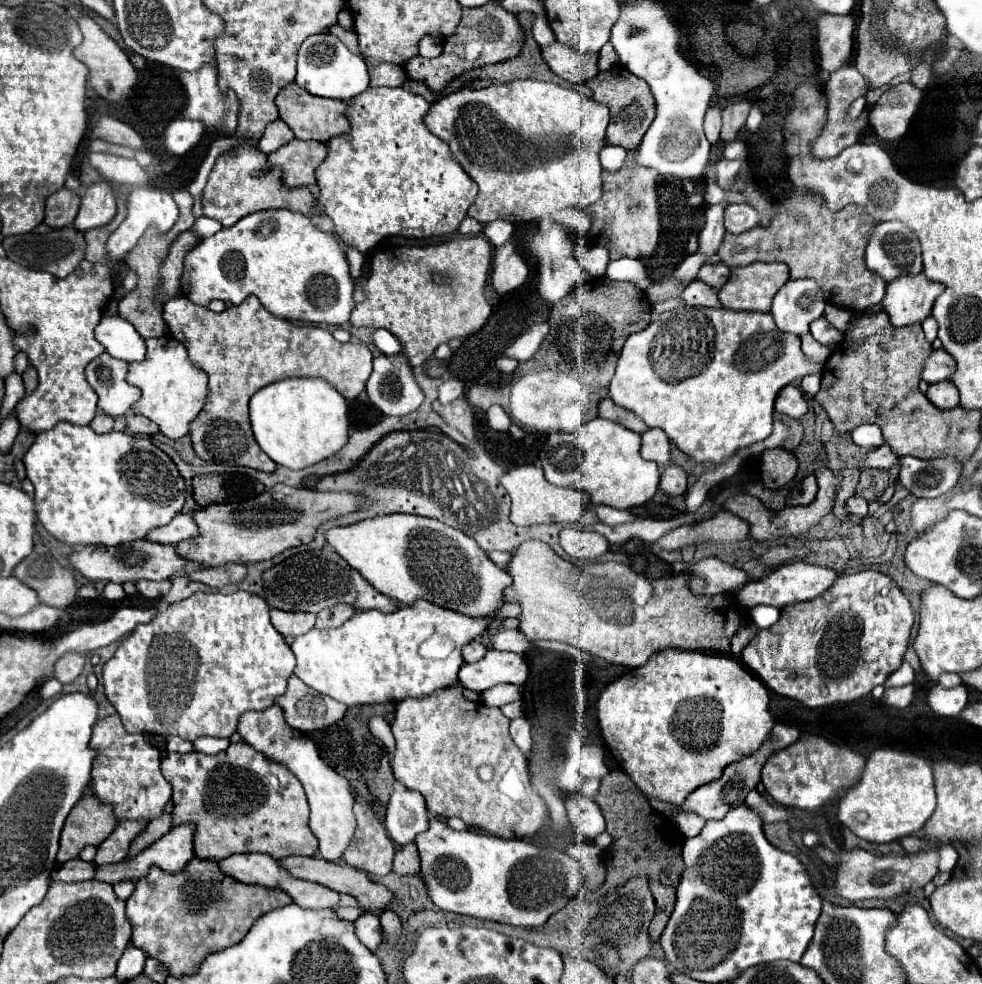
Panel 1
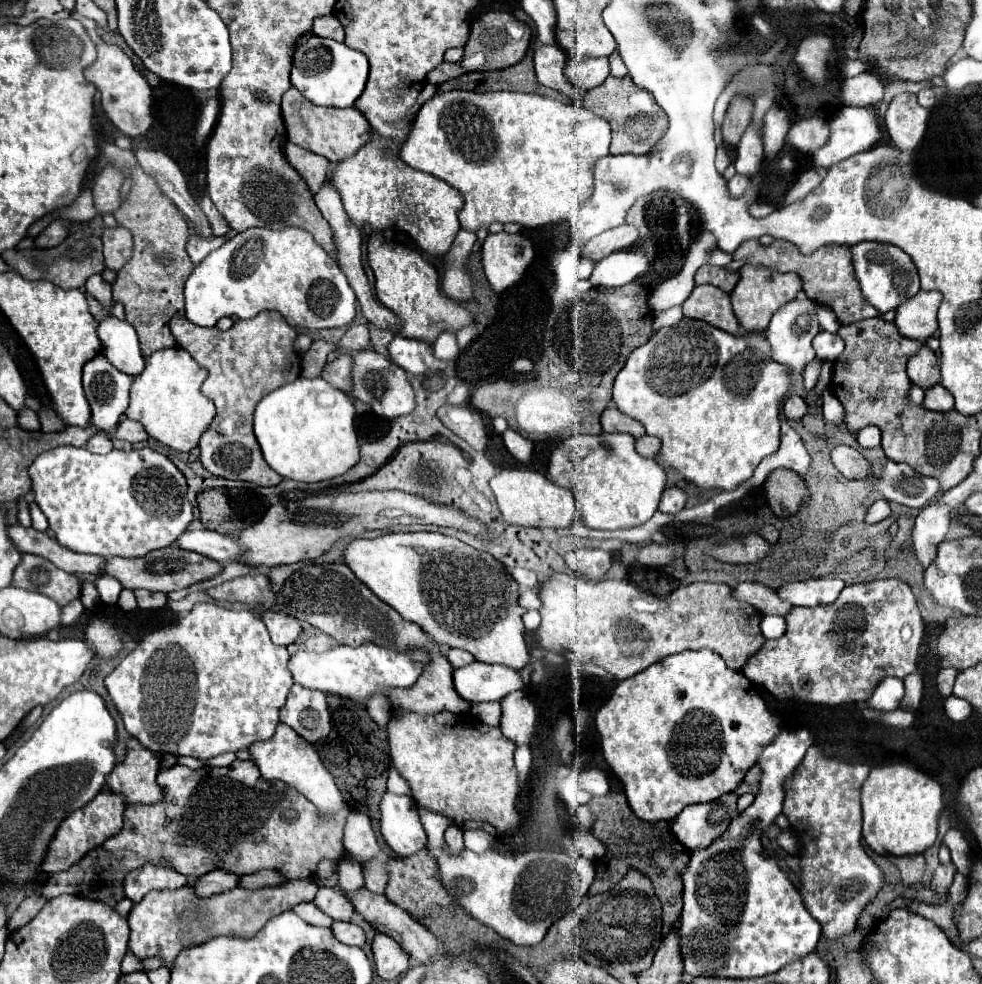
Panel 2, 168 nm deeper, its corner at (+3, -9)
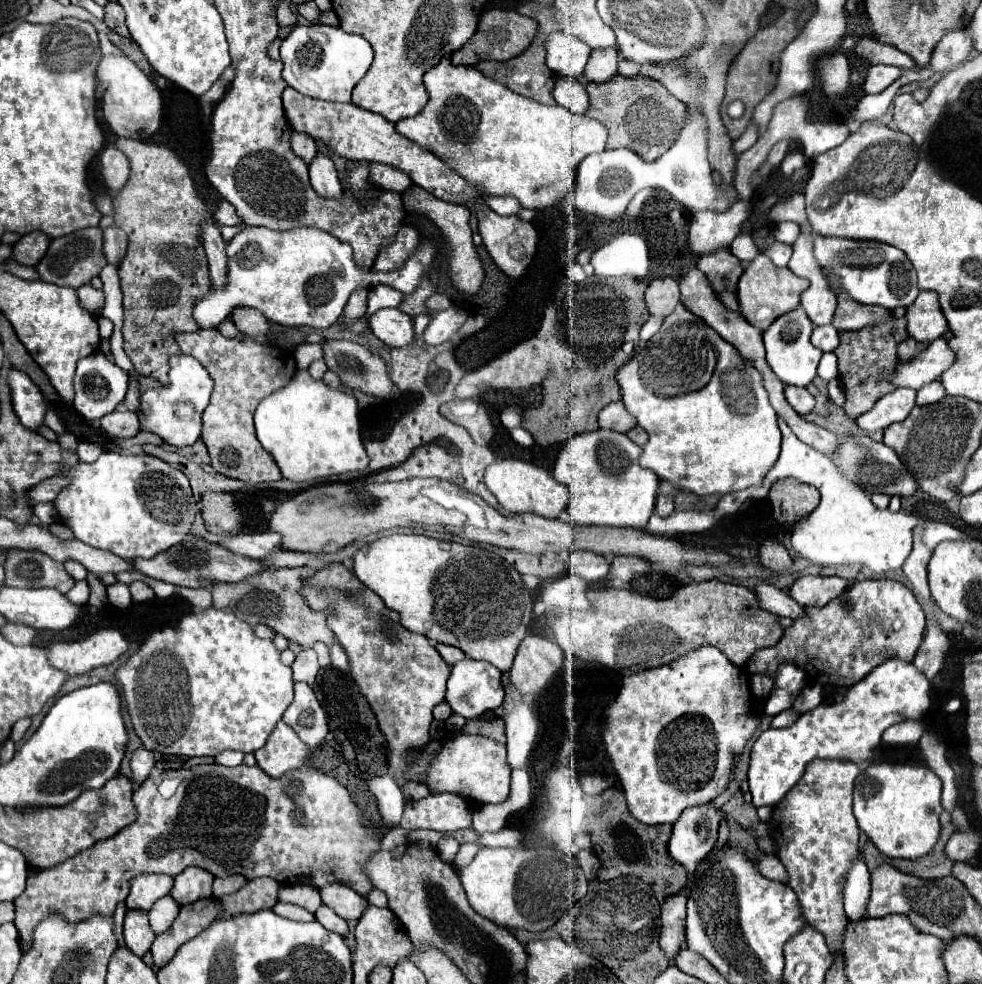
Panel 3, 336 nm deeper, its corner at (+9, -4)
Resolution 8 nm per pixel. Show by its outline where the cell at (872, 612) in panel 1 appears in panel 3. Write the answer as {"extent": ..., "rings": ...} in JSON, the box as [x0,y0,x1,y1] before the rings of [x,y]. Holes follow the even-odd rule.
{"extent":[748,579,924,687],"rings":[[[892,579],[856,581],[848,587],[848,591],[844,591],[840,599],[834,599],[834,603],[830,603],[828,607],[808,607],[808,619],[796,619],[794,625],[786,629],[784,639],[780,639],[776,647],[760,651],[760,655],[756,655],[756,659],[752,659],[748,667],[756,667],[758,673],[768,673],[772,671],[772,667],[776,667],[776,663],[780,663],[780,659],[796,659],[796,663],[800,663],[810,673],[812,681],[822,681],[834,687],[850,687],[890,657],[912,661],[922,643],[924,627],[924,611],[914,593],[904,583]]]}

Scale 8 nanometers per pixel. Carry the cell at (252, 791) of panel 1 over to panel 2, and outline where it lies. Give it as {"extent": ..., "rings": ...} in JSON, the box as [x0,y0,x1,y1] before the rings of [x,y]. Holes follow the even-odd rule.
{"extent":[40,760,348,906],"rings":[[[234,760],[226,768],[202,766],[198,770],[176,764],[172,768],[160,770],[156,782],[164,792],[164,798],[158,804],[128,806],[124,812],[122,830],[116,836],[108,838],[102,846],[90,850],[78,864],[74,864],[74,868],[50,876],[48,884],[42,888],[40,894],[46,898],[54,898],[60,894],[76,894],[82,898],[102,900],[104,904],[114,906],[118,900],[124,898],[124,892],[122,892],[124,876],[146,862],[170,864],[178,872],[186,876],[196,876],[196,878],[216,868],[236,872],[240,876],[254,874],[264,868],[274,868],[282,872],[288,880],[296,880],[296,878],[312,878],[322,858],[330,858],[334,862],[340,862],[342,858],[346,858],[346,852],[342,846],[342,828],[348,816],[348,810],[344,810],[332,822],[322,820],[314,804],[306,796],[302,796],[300,792],[296,792],[284,782],[264,780],[252,760]]]}

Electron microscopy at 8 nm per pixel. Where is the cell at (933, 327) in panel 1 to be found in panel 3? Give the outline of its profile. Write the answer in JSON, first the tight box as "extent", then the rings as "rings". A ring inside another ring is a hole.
{"extent":[890,339,956,389],"rings":[[[936,339],[910,361],[900,361],[890,383],[896,387],[920,389],[922,385],[940,379],[940,375],[956,361],[956,353],[946,339]]]}

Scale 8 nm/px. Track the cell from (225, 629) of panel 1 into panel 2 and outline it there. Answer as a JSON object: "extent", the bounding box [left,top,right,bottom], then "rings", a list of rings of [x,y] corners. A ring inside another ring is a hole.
{"extent":[104,604,294,762],"rings":[[[196,604],[186,616],[146,634],[136,648],[104,678],[104,686],[124,720],[126,730],[152,752],[194,756],[206,762],[224,752],[268,740],[278,724],[278,712],[294,684],[288,670],[288,650],[276,646],[264,622],[250,610],[228,610],[216,604]]]}

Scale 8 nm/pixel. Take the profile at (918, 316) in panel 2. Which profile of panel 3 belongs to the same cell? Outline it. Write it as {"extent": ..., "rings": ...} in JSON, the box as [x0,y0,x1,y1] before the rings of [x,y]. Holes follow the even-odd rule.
{"extent":[906,291,950,343],"rings":[[[920,291],[916,303],[906,309],[908,335],[920,343],[932,343],[950,331],[946,317],[938,305],[938,295],[932,291]]]}

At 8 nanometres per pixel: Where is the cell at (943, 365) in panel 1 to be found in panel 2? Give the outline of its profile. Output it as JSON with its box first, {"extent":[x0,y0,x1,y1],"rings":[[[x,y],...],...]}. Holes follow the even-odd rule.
{"extent":[908,346,940,390],"rings":[[[922,346],[922,350],[914,358],[910,358],[908,378],[912,380],[912,384],[920,386],[922,390],[928,390],[930,386],[940,382],[940,364],[932,350]]]}

